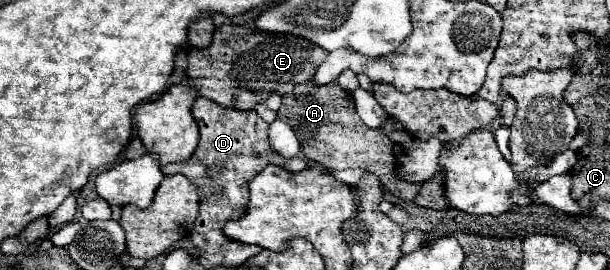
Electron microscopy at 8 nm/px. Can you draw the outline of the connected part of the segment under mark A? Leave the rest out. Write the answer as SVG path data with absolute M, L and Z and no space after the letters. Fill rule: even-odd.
M311 77L305 83L299 83L289 95L283 95L283 103L277 111L279 119L291 123L295 127L295 133L299 135L303 155L307 161L317 161L325 167L331 169L365 169L373 175L379 177L381 185L385 191L391 195L403 199L403 201L413 201L419 187L415 183L405 183L399 177L395 177L395 163L393 163L393 145L389 137L379 131L367 127L353 103L353 95L343 91L337 81L325 83L325 85L315 85L315 79Z

